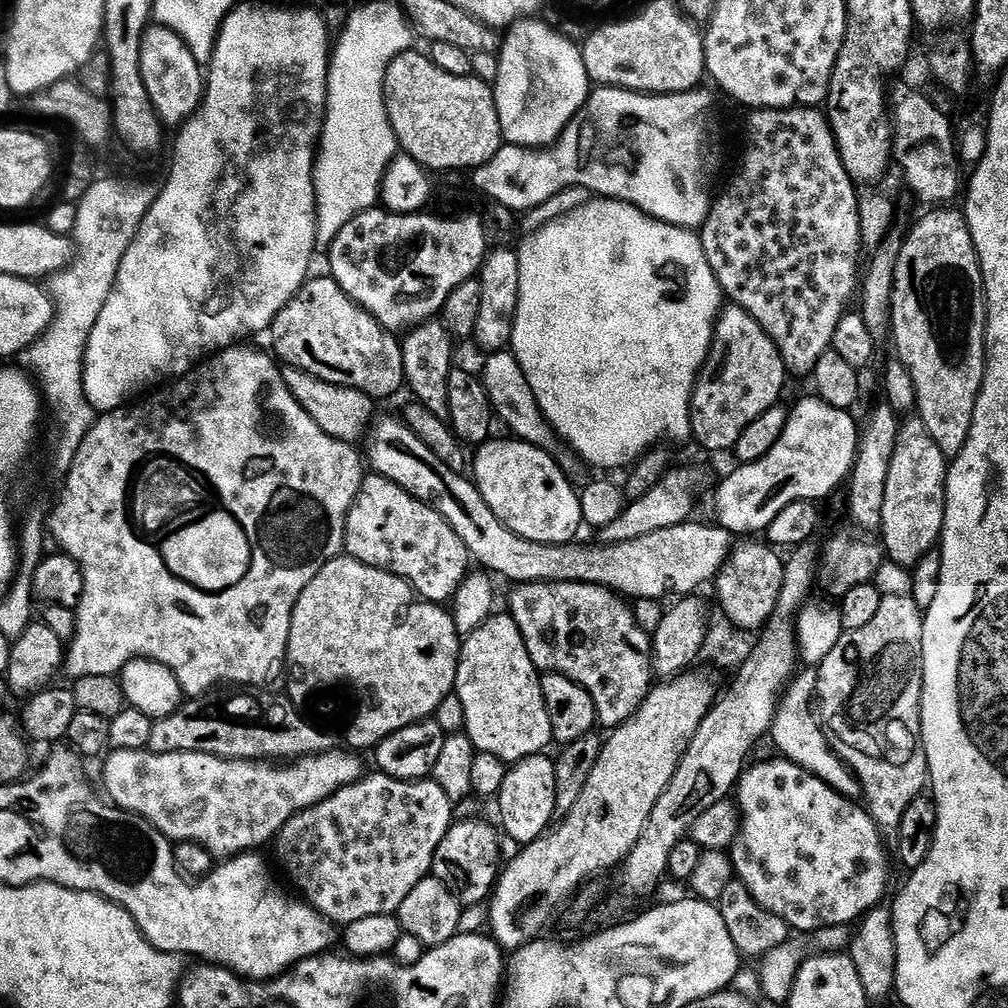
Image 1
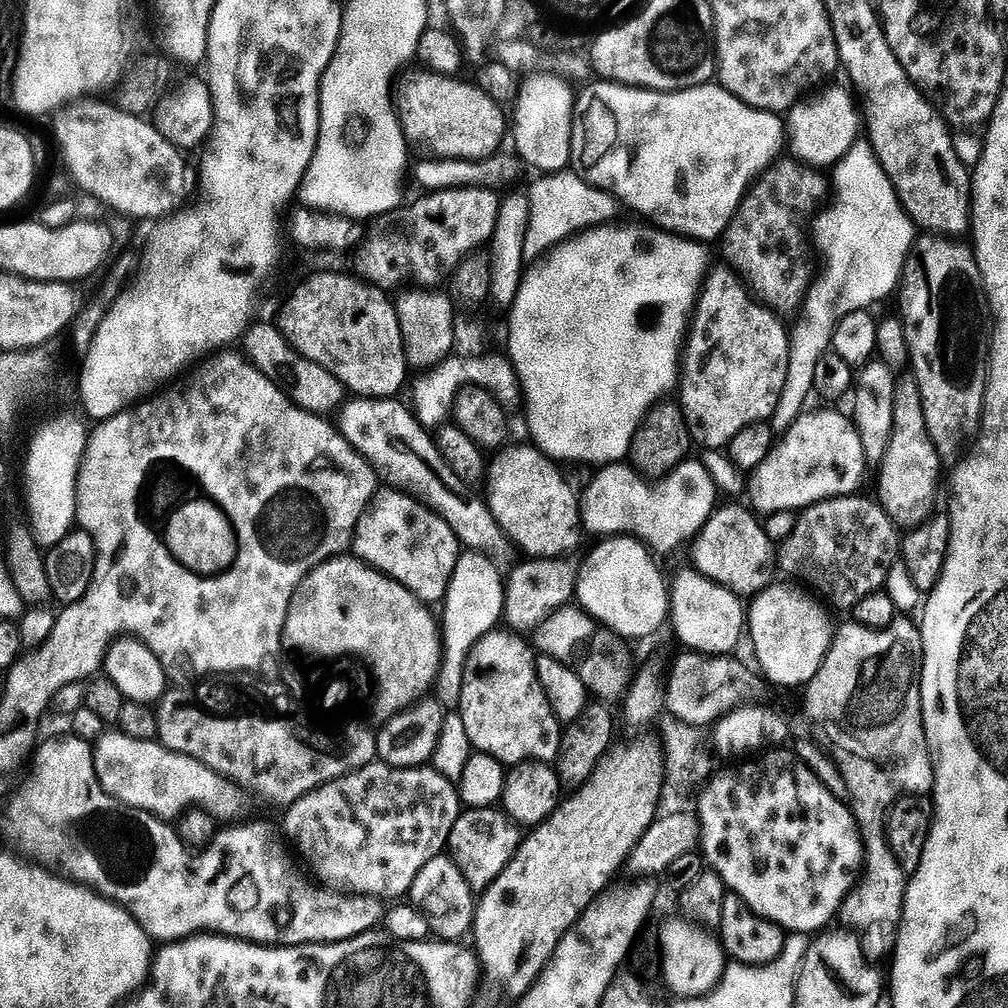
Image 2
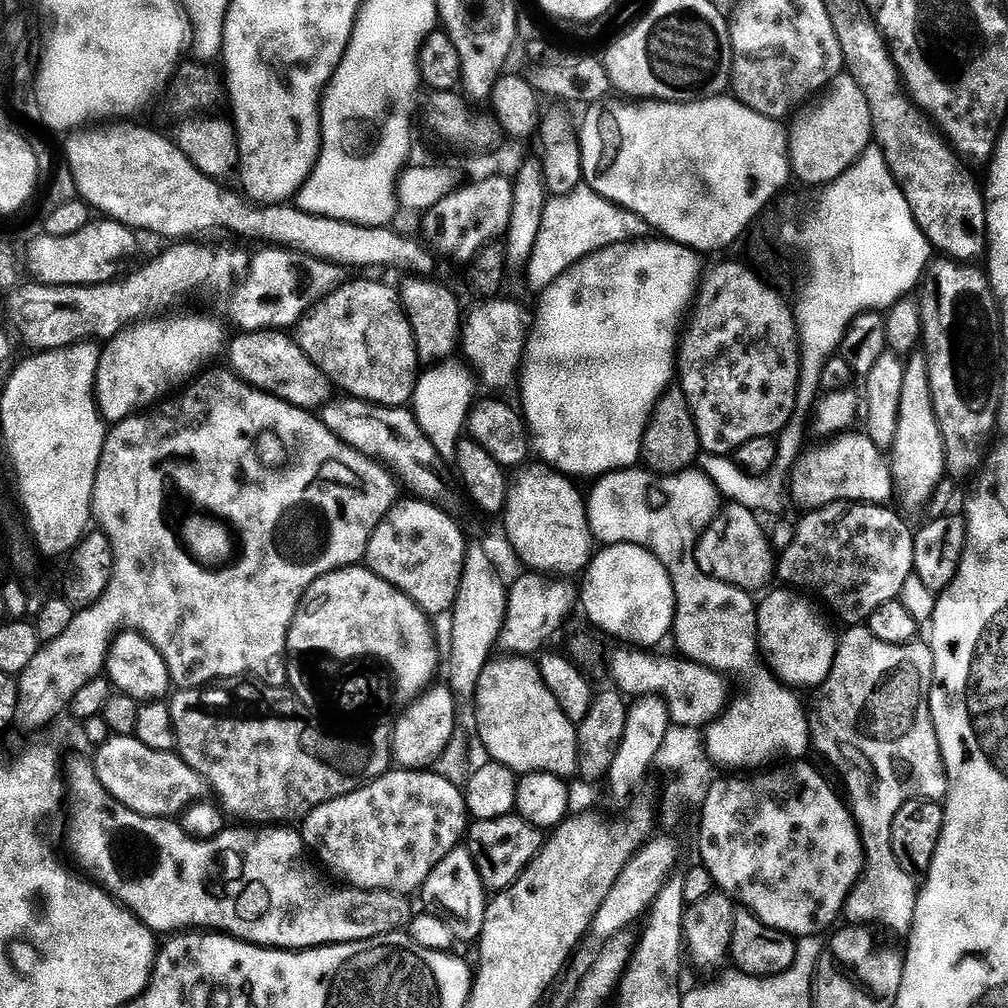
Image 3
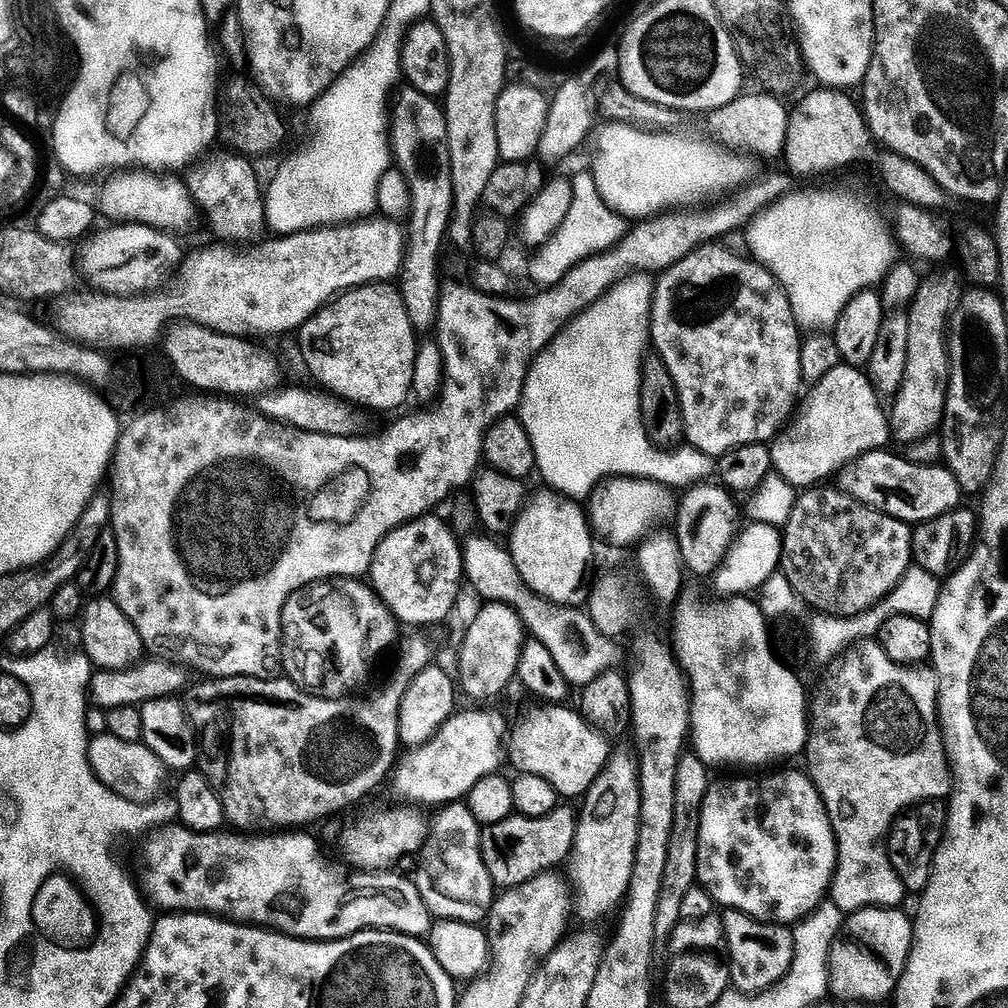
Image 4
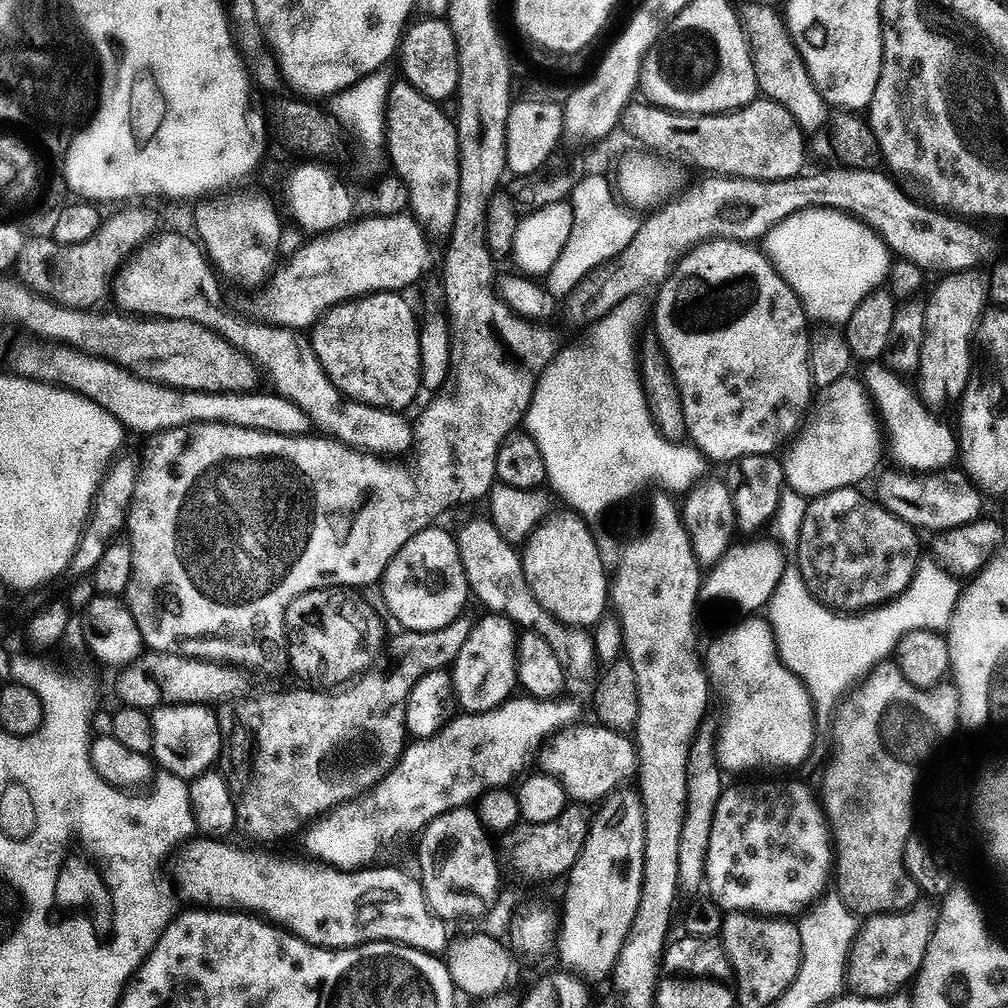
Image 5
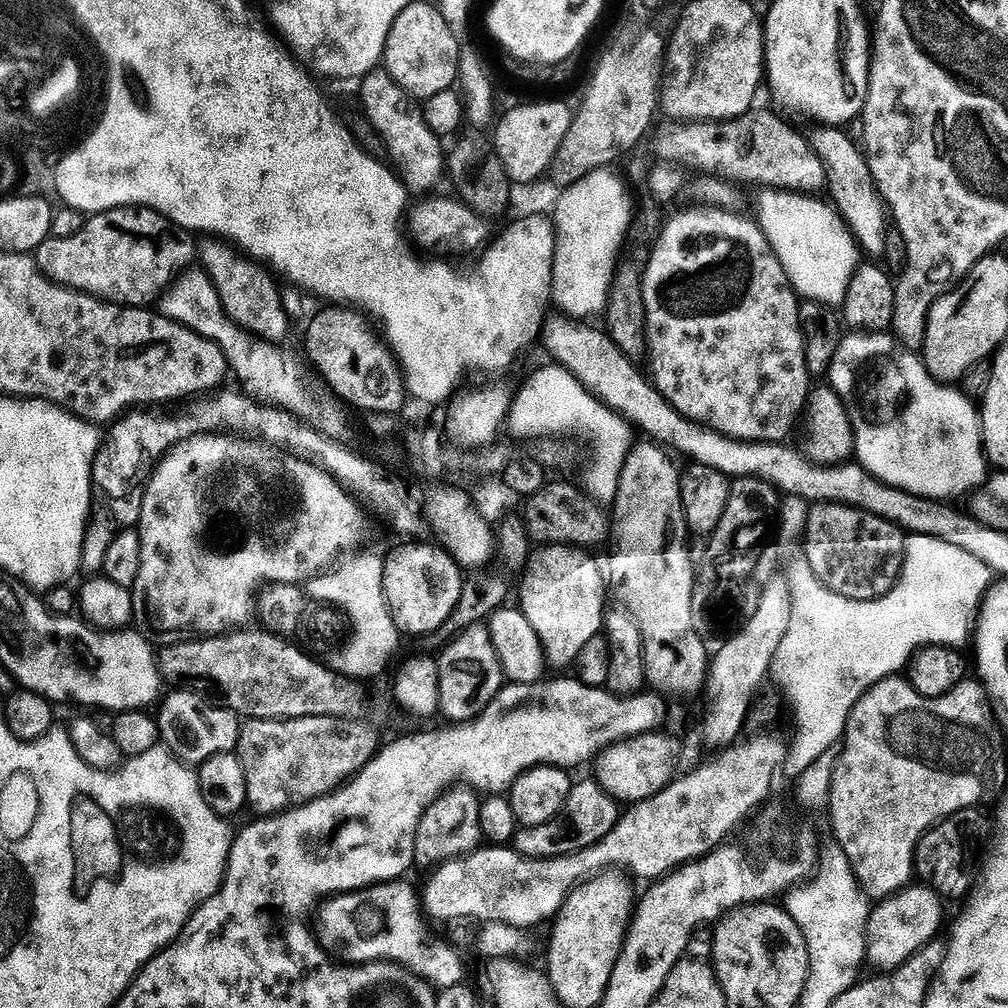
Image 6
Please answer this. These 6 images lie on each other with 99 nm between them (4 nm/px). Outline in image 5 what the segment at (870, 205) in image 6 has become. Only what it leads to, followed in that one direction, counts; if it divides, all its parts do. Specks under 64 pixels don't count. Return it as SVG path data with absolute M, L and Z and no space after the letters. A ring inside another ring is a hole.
M748 4L742 8L744 32L748 36L748 44L752 48L752 61L756 75L756 87L767 99L781 104L794 118L800 129L806 134L820 132L829 127L828 112L830 105L824 100L808 70L792 42L781 16L772 16L768 8L760 4Z

